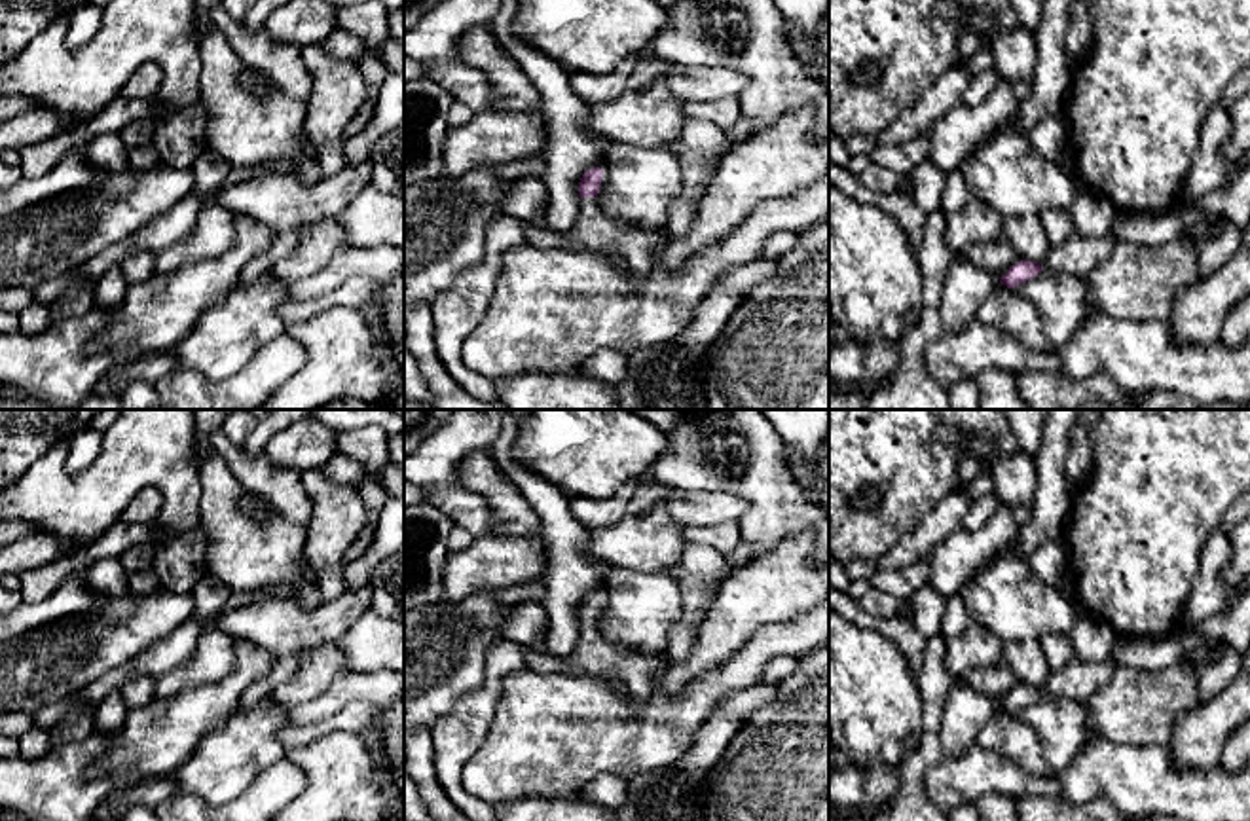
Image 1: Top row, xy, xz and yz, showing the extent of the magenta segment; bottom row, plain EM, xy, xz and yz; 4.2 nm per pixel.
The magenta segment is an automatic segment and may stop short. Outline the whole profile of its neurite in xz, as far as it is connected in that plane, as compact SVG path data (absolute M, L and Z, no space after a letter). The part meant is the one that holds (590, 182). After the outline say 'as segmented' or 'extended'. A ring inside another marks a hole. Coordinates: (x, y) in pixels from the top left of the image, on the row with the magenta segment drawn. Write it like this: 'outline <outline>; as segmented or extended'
outline M588 169L579 182L580 210L569 233L556 233L524 222L525 241L537 248L596 250L624 265L635 284L641 284L653 267L653 252L662 241L656 228L641 228L605 214L597 203L603 169Z; extended

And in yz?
outline M1074 233L1068 241L1051 248L1039 264L1020 260L1011 265L1000 283L1015 288L1041 271L1066 273L1087 281L1093 267L1108 260L1119 243L1112 233L1106 237L1081 237Z; extended

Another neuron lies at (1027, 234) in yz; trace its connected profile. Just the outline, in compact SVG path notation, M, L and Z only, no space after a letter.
M1038 214L1005 218L1003 235L1015 246L1020 260L1039 264L1051 252L1049 239Z

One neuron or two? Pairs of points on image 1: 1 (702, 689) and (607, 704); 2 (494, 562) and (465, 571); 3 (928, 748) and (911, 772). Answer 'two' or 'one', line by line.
1: one
2: one
3: one

